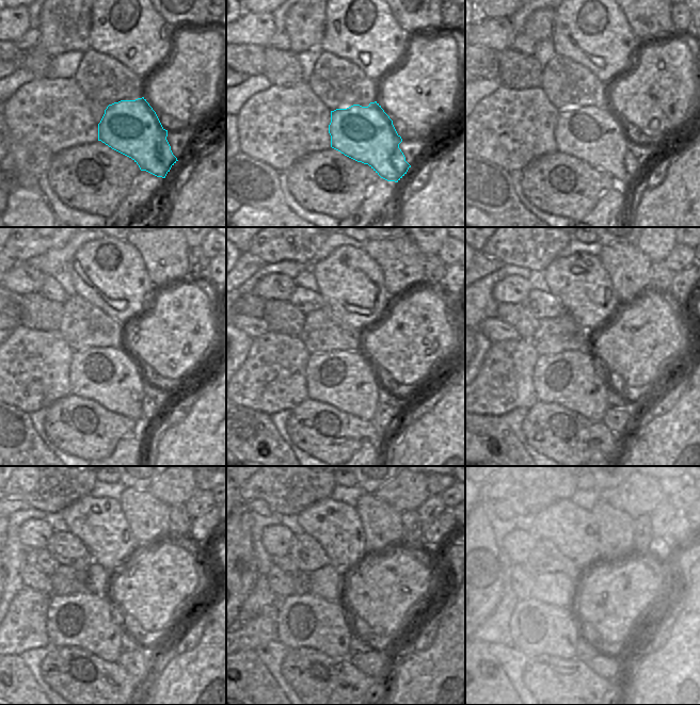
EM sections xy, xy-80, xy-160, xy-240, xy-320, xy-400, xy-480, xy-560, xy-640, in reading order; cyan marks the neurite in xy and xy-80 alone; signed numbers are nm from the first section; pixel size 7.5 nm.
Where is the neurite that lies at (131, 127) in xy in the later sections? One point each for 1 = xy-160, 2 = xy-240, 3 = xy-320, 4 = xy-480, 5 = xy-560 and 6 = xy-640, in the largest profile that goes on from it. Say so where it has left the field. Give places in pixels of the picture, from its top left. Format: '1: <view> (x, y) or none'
1: xy-160 (598, 135)
2: xy-240 (111, 377)
3: xy-320 (348, 381)
4: xy-480 (85, 620)
5: xy-560 (306, 620)
6: xy-640 (537, 628)

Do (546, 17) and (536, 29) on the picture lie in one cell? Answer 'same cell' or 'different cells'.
same cell

